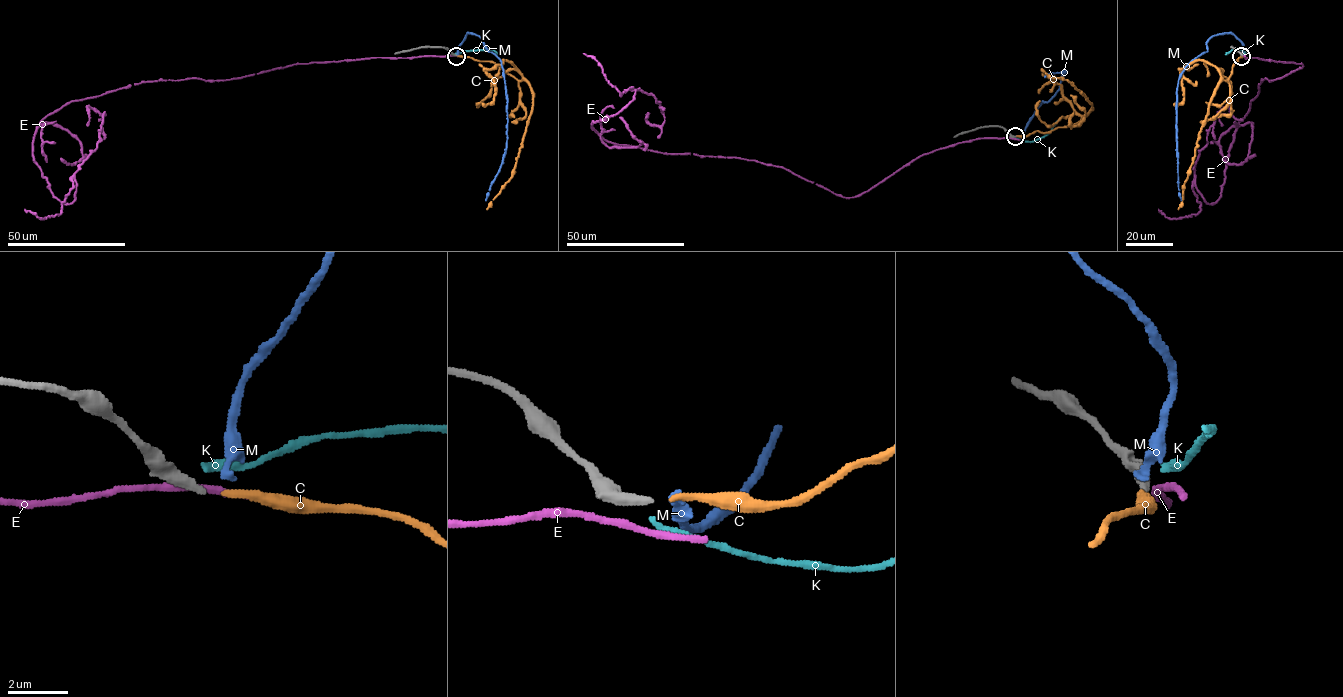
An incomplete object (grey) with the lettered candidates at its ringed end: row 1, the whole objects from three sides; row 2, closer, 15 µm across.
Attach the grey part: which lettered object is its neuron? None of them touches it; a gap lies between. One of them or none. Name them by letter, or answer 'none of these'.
C

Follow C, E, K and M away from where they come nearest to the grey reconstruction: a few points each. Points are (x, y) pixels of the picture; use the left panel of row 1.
C: (457, 55), (491, 61), (517, 79), (525, 80), (532, 92), (532, 112), (514, 173), (486, 209)
E: (455, 55), (141, 81), (72, 100), (32, 143), (63, 203), (105, 115), (88, 106), (87, 125)
K: (456, 54), (491, 49), (498, 54)
M: (457, 54), (470, 33), (482, 40), (502, 68), (507, 147), (485, 200)

